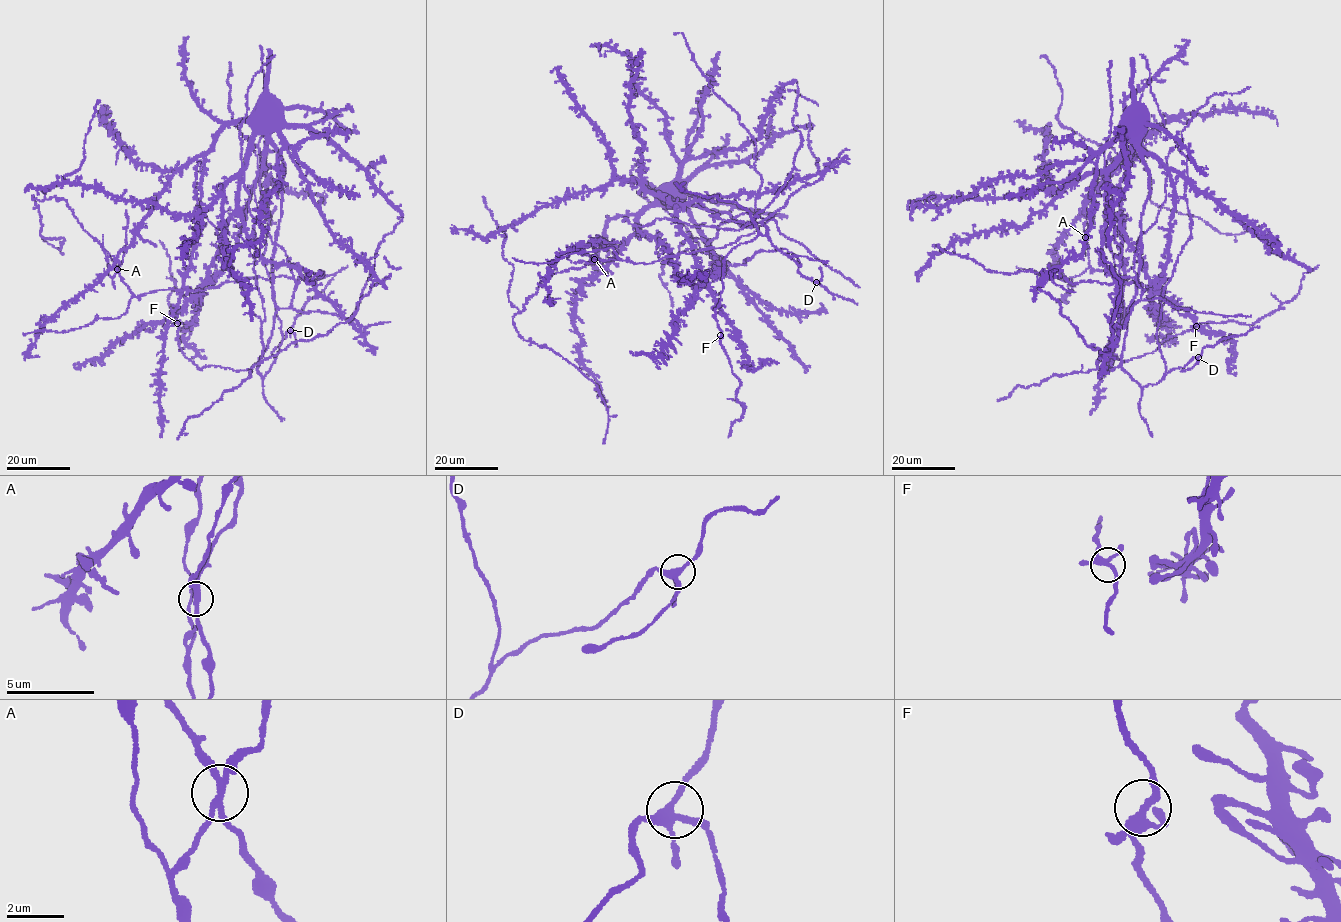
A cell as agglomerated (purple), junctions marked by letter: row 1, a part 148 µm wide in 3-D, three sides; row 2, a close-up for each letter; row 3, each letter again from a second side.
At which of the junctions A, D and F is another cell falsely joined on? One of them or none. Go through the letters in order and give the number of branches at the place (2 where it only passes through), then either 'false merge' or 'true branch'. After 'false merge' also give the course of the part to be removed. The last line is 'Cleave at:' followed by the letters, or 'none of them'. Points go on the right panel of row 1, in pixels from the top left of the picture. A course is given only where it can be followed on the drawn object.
A: 4 | false merge | (1085, 236), (1099, 182)
D: 4 | true branch
F: 4 | true branch
Cleave at: A

